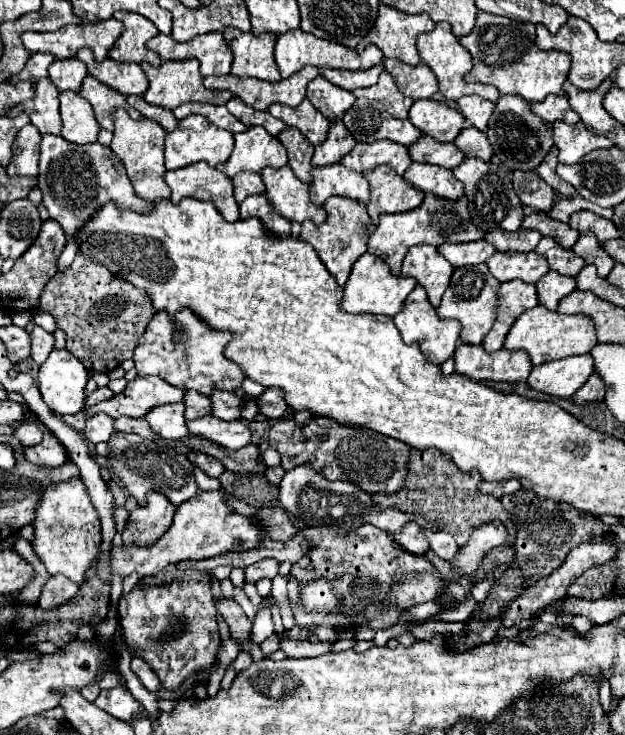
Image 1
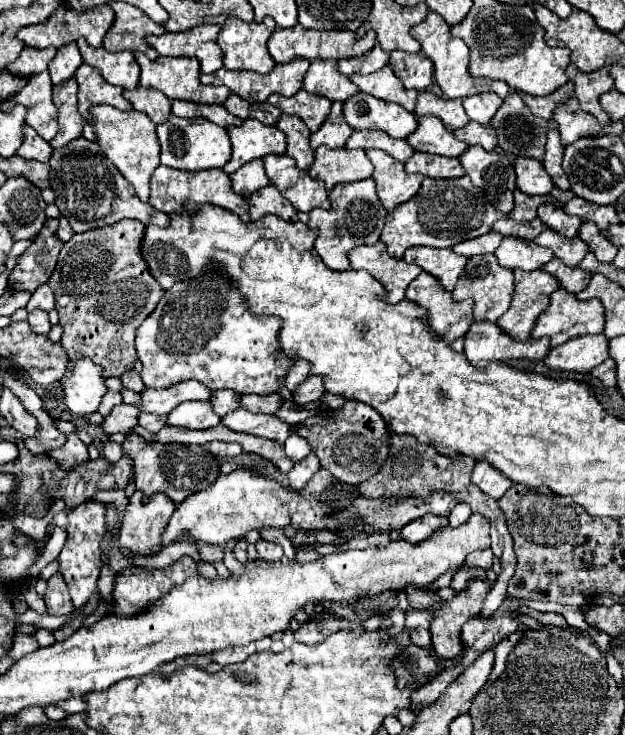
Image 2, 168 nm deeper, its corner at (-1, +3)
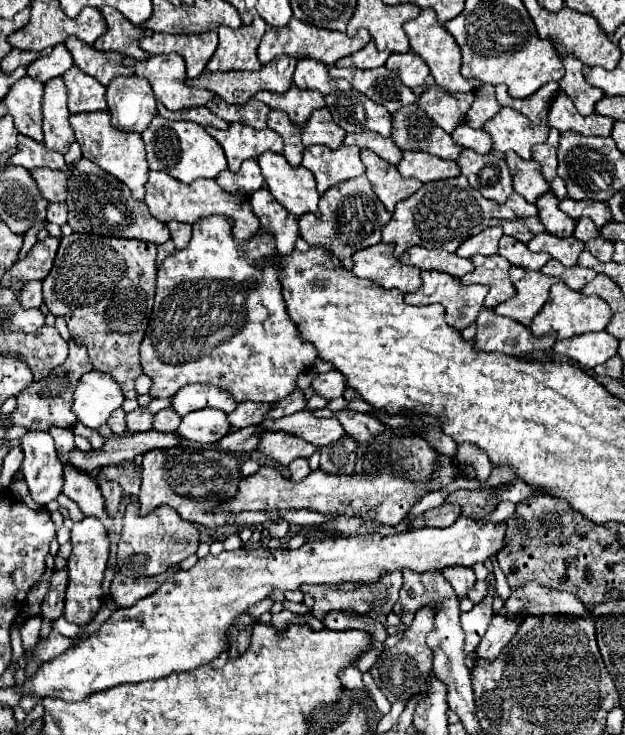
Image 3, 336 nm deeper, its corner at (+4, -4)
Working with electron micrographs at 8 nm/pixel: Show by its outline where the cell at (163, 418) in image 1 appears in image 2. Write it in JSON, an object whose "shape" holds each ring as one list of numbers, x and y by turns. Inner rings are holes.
{"shape":[[188,401,168,413,168,425,186,429,208,429,220,423,220,417,212,413,210,401]]}

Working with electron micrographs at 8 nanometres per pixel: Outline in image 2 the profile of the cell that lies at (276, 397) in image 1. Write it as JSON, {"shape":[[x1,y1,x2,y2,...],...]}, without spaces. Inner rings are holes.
{"shape":[[310,377,294,391,294,403,296,405,308,405,312,401,320,401,324,397,324,385,320,377]]}

